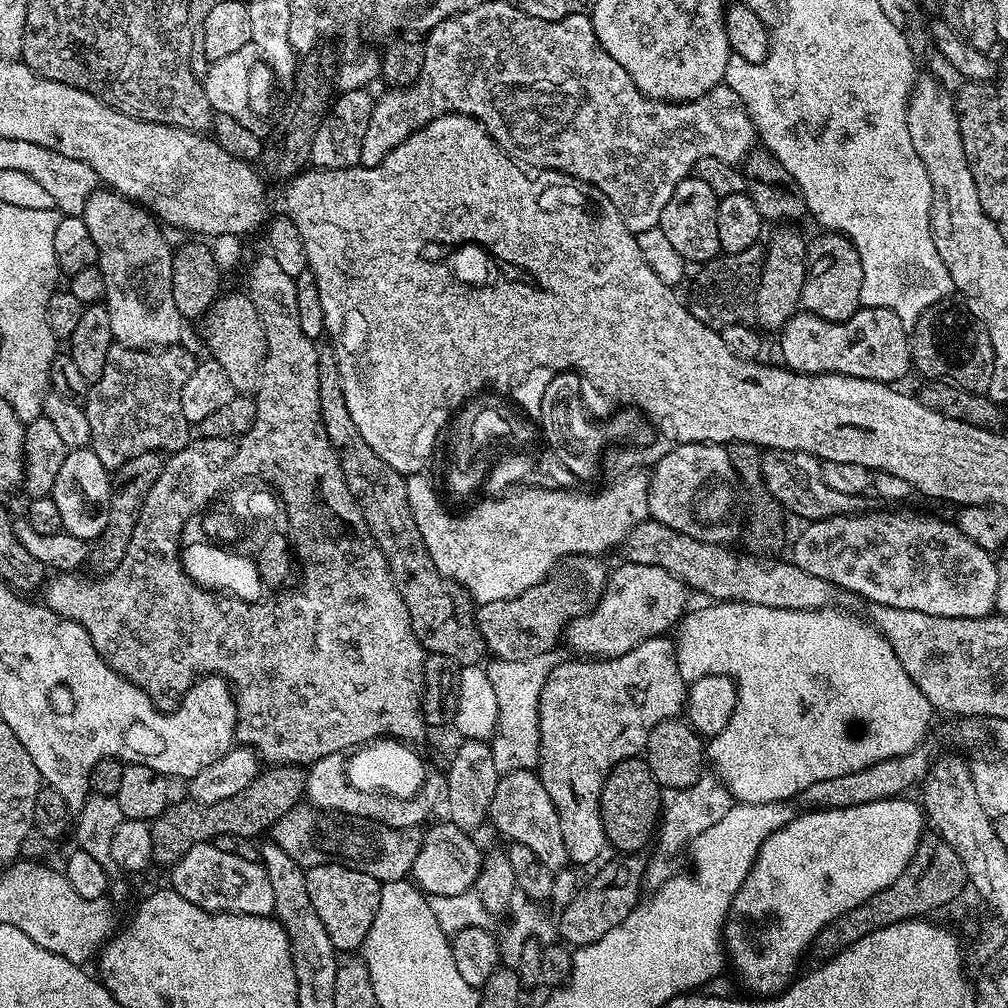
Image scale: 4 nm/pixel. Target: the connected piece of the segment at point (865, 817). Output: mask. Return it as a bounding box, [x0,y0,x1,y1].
[723,798,926,994]

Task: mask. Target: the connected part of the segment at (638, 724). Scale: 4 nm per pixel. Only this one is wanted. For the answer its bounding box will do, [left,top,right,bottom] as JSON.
[538,635,686,865]

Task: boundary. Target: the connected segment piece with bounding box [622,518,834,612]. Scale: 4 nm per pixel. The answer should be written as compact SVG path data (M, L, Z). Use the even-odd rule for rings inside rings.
M646 519L632 531L622 545L623 559L629 564L641 564L642 566L662 566L674 578L678 578L687 584L693 593L701 592L708 596L712 602L727 602L733 600L739 604L753 604L754 606L770 606L778 610L806 610L817 612L820 608L827 608L833 603L832 592L834 585L822 578L814 578L814 574L806 574L791 559L776 560L780 558L768 558L763 560L763 555L749 554L747 551L735 552L735 547L723 544L703 544L686 534L678 534L678 530L670 530L670 526L662 526L662 522L654 519Z

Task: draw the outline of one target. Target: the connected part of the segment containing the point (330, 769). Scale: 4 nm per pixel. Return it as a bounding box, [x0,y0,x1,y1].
[306,752,442,830]

